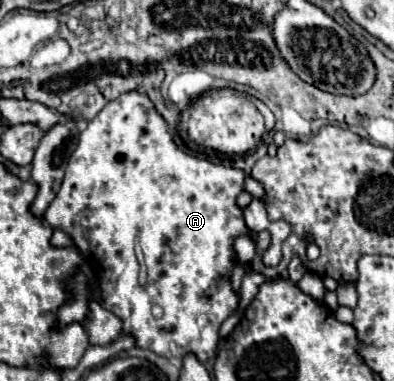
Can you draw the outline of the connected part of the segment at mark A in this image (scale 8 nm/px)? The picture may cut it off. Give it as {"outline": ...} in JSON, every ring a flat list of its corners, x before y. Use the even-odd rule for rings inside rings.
{"outline":[[127,91,121,93,117,99,113,99,113,103,107,103,85,127,85,131,81,133,79,145,73,151,71,159,69,159,69,167,65,171,65,179,61,183,59,193,55,195,53,203,49,203,47,211,45,211,45,221,55,227,61,229,63,233,67,233,71,237,71,241,75,243,75,247,81,251,83,259,93,267,93,271,99,277,99,285,101,285,101,305,115,313,121,321,123,321,123,335,131,335,135,337,135,345,141,349,149,349,161,357,171,357,173,353,177,357,183,357,187,353,195,353,197,359,201,363,209,361,215,357,217,351,217,341,219,341,219,327,221,323,237,309,239,305,239,295,233,291,231,287,231,275,233,275,233,267,237,263,235,259,235,249,233,249,233,241,239,235,251,235,251,239,255,239,257,235,253,235,243,219,243,209,237,207,237,195,243,191,243,181,245,181,245,171,237,169,237,167,225,167,225,165,215,165,207,159,199,159,191,153,185,153,183,149,179,149,179,145,175,143,173,135,169,133,167,121,161,117,161,113,155,109,155,105,151,103,151,99,145,93,139,91],[153,305,161,307,161,317,157,319,153,315]]}

